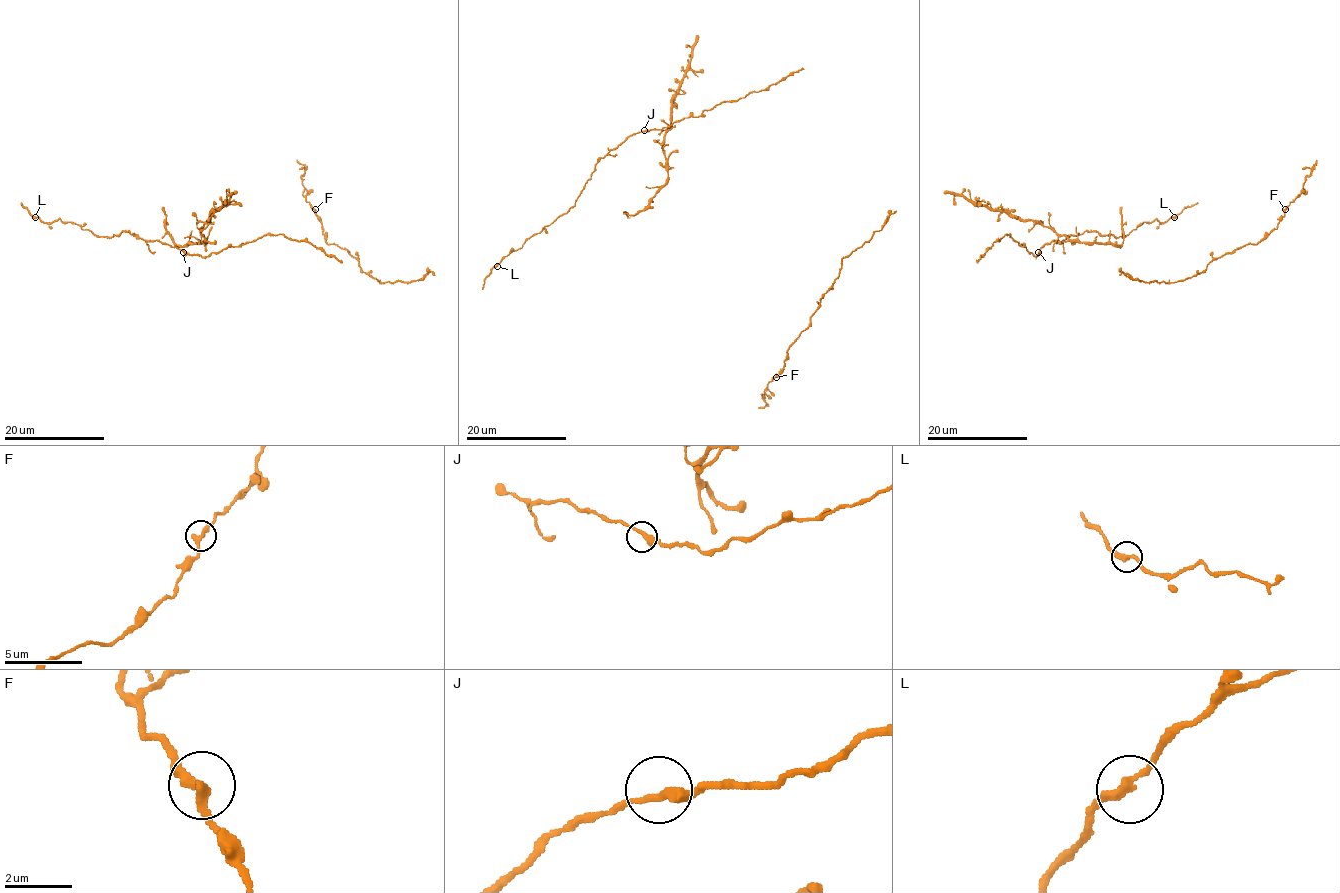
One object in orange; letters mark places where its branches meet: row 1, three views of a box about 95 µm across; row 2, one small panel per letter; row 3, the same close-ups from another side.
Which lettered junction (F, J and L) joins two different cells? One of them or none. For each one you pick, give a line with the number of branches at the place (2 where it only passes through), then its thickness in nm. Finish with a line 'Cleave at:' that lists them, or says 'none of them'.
Cleave at: none of them

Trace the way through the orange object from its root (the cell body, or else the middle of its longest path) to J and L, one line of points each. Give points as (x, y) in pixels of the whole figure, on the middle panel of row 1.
J: (804, 69), (790, 72), (780, 81), (744, 97), (723, 101), (699, 116), (684, 117), (658, 130), (644, 130)
L: (804, 69), (744, 97), (723, 101), (699, 116), (632, 134), (599, 160), (567, 212), (532, 235), (497, 266)

